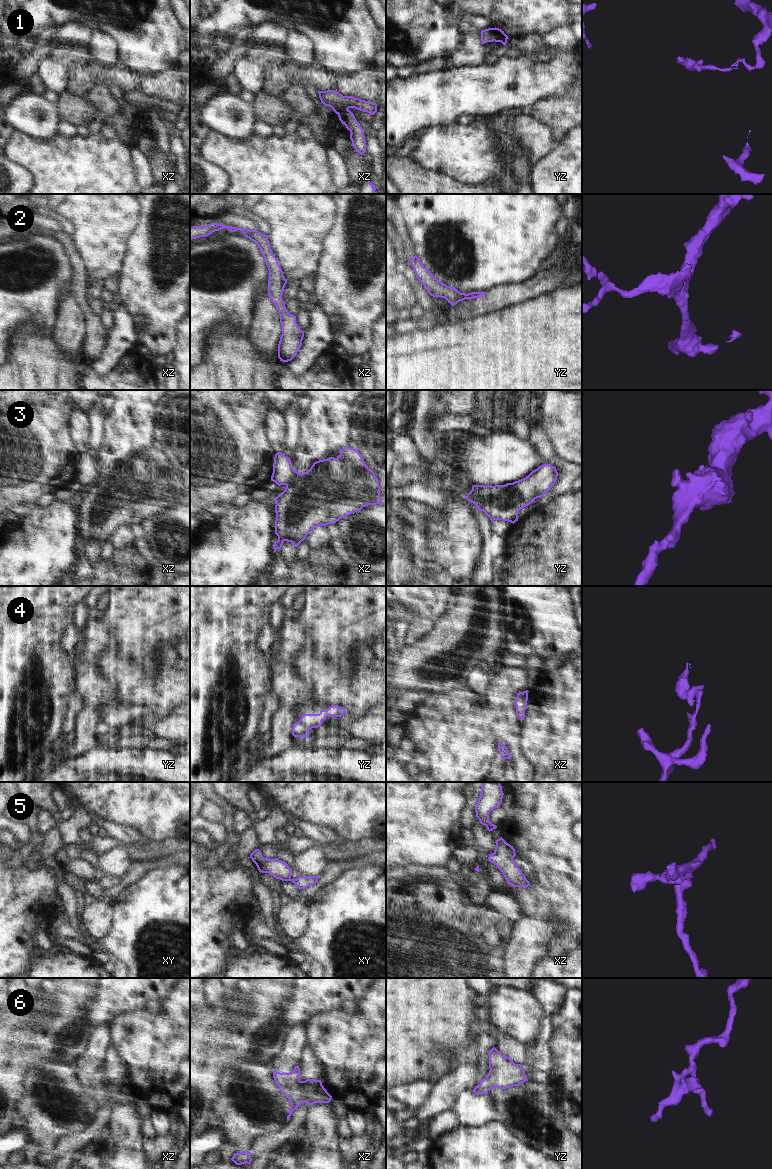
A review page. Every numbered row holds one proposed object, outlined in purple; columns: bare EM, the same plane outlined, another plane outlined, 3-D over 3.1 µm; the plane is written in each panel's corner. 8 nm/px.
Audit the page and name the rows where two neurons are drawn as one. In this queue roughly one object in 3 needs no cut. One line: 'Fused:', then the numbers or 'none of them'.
Fused: 1, 3, 4.

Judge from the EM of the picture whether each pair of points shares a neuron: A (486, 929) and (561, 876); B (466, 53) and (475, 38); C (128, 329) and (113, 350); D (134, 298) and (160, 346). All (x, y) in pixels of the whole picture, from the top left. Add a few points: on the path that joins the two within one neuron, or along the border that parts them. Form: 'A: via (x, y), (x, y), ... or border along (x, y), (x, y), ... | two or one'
A: border along (514, 923), (511, 929), (510, 940), (506, 945) | two
B: via (470, 49), (472, 42) | one
C: via (123, 334), (117, 345) | one
D: via (146, 310), (151, 315), (149, 336) | one

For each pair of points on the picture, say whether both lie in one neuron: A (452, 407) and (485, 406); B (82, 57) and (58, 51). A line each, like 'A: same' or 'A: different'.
A: different
B: same

